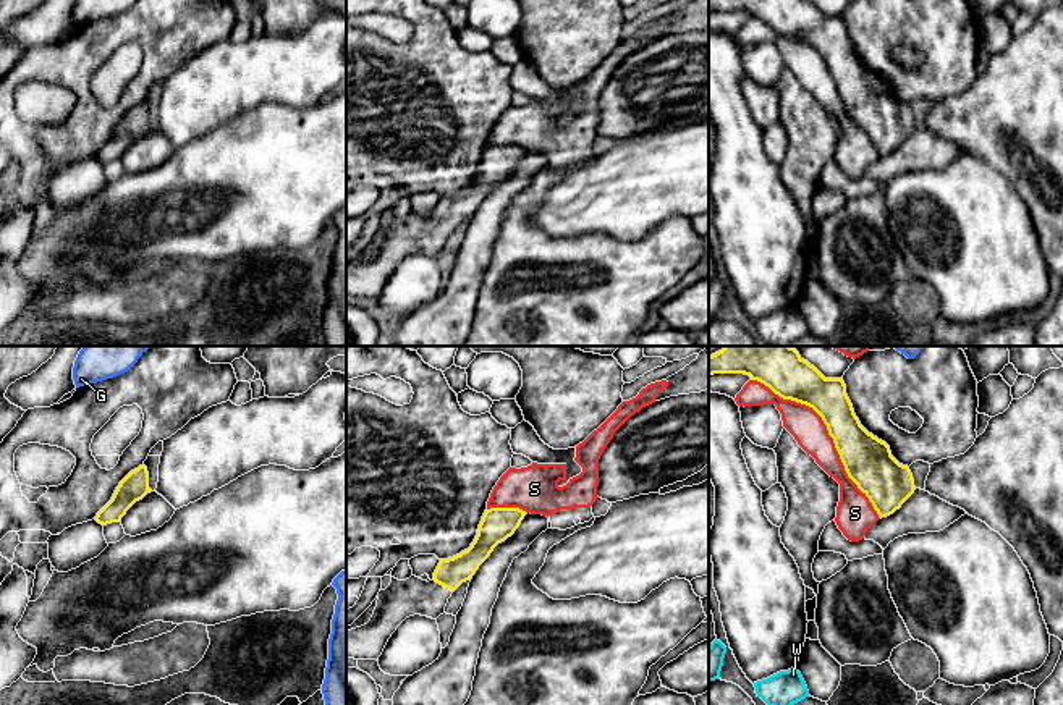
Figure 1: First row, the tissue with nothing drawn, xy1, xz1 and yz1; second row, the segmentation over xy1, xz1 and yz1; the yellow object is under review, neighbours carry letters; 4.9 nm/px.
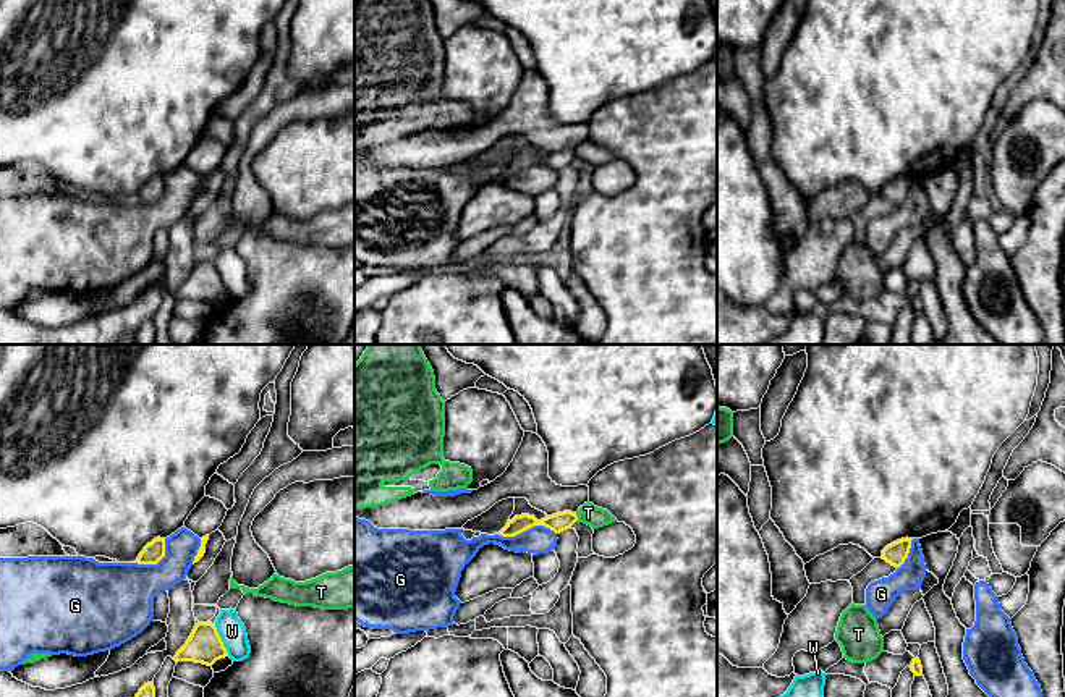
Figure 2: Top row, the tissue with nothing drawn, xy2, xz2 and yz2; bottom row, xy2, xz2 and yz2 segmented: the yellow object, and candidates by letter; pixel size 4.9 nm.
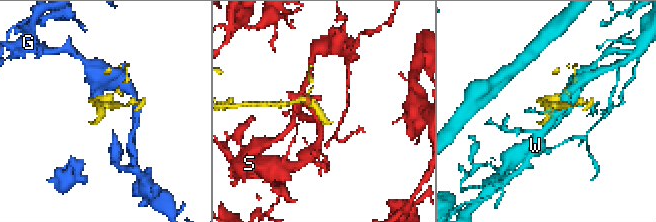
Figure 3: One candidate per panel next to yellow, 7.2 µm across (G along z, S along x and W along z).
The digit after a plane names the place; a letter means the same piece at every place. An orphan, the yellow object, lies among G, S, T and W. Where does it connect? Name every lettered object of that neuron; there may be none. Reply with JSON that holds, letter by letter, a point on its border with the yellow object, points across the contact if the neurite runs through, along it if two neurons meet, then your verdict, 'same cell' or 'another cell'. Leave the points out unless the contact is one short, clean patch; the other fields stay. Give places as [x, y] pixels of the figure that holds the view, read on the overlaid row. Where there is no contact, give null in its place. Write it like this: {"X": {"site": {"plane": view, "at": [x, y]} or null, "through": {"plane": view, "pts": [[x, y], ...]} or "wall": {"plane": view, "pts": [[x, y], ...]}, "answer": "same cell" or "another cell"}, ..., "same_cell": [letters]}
{"G": {"site": {"plane": "xz2", "at": [526, 529]}, "wall": {"plane": "xz2", "pts": [[555, 532], [543, 526], [531, 526], [513, 536], [497, 534]]}, "answer": "another cell"}, "S": {"site": {"plane": "yz1", "at": [829, 434]}, "answer": "another cell"}, "T": {"site": {"plane": "xz2", "at": [577, 516]}, "answer": "another cell"}, "W": {"site": {"plane": "xy2", "at": [220, 639]}, "answer": "another cell"}, "same_cell": []}

